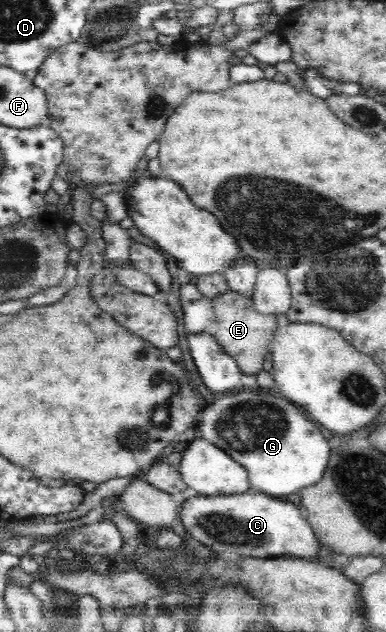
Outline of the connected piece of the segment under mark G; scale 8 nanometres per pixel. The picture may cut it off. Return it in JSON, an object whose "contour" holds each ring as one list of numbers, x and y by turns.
{"contour":[[243,391,215,400,202,415,199,427,201,437,241,464,247,470,250,485,265,491,267,495,289,495,295,491,299,492,319,481,327,469,331,455,327,437,323,437,323,433,309,419,305,419,303,413,295,409,295,404,287,399,275,397,267,391]]}

